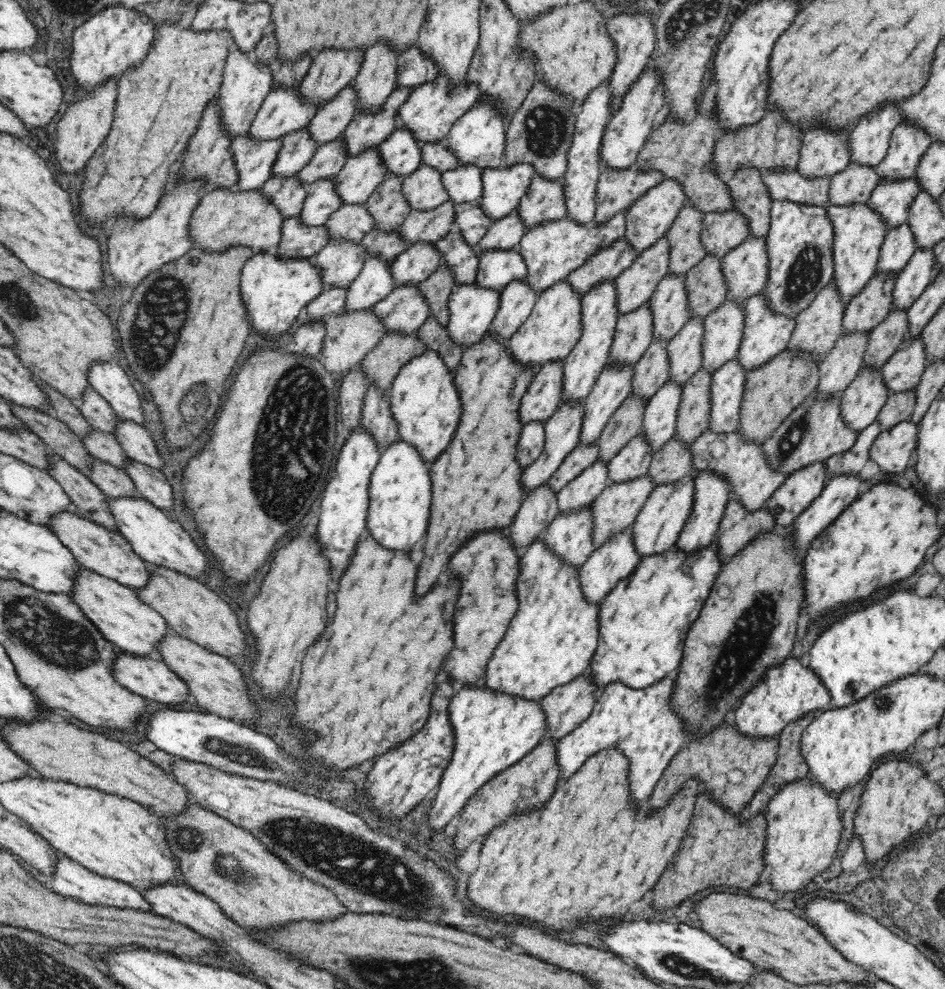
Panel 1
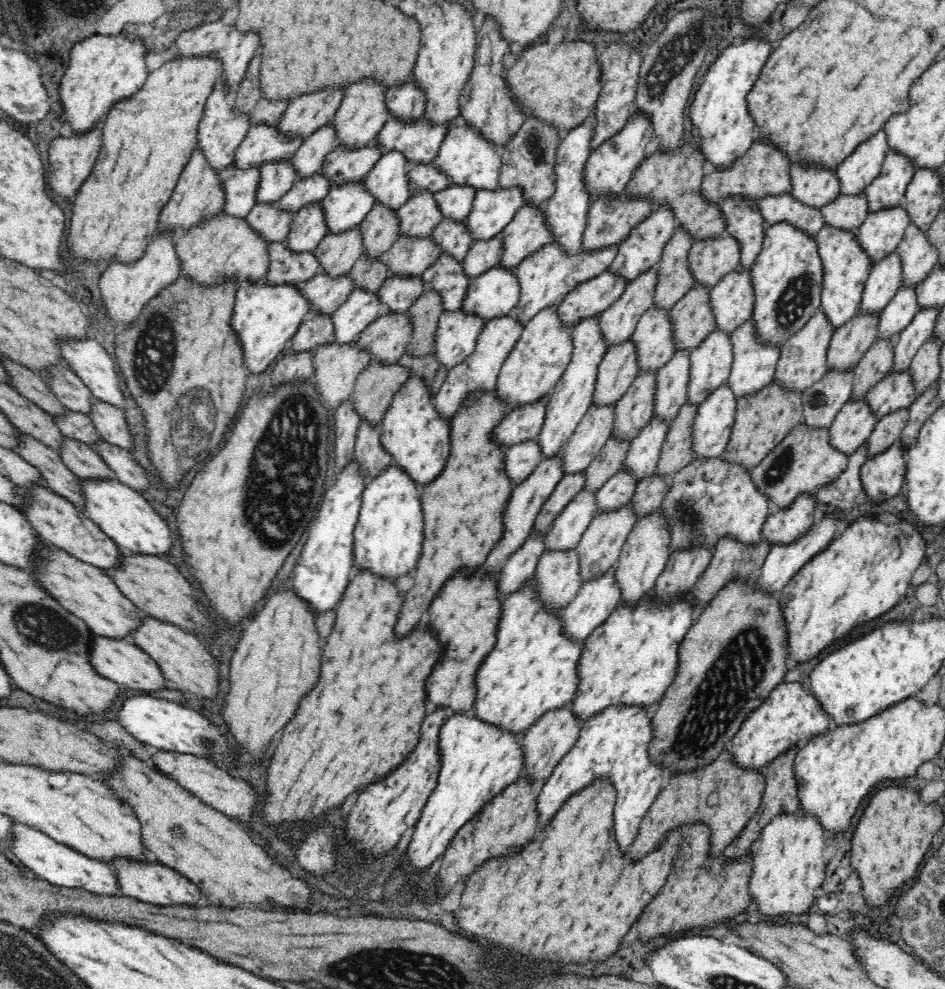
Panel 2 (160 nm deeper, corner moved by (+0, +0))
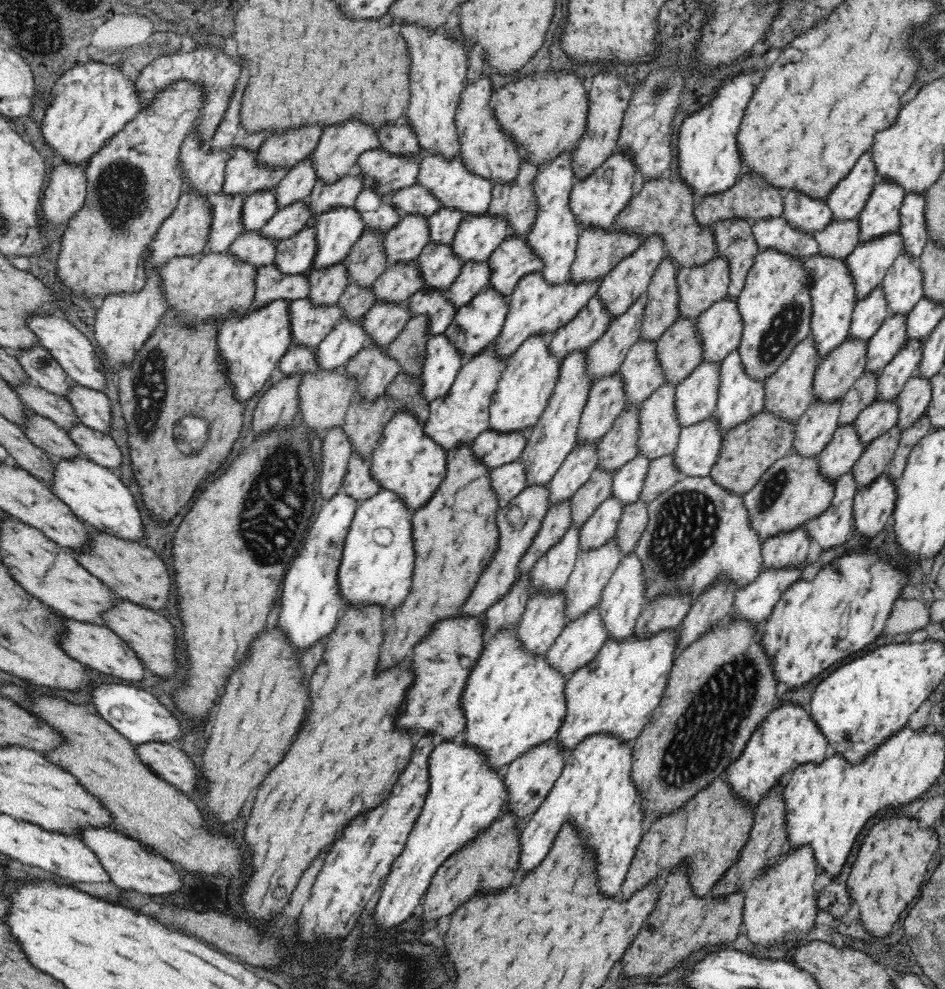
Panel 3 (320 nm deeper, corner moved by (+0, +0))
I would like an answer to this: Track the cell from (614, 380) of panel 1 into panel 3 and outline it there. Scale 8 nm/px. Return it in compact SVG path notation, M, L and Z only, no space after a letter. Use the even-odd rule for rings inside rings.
M596 445L572 449L548 484L548 506L570 501L596 469Z

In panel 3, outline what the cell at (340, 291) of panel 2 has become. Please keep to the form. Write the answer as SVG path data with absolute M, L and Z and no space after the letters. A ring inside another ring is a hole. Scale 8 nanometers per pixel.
M308 298L289 303L288 316L291 346L314 350L344 318L337 305L314 307Z

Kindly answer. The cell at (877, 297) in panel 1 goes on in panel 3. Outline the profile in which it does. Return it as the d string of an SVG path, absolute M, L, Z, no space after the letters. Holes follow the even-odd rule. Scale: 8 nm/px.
M847 338L820 361L812 382L812 402L840 402L865 372L866 350L866 341Z

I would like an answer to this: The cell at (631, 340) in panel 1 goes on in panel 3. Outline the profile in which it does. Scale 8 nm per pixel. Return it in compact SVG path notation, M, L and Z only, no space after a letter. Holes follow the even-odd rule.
M620 373L596 381L589 390L586 406L574 442L574 449L596 445L612 428L615 418L625 409L626 395Z

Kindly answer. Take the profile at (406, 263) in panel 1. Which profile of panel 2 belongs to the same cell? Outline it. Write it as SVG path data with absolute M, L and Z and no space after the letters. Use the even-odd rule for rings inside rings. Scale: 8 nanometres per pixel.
M388 277L376 293L390 315L404 314L426 290L421 277Z

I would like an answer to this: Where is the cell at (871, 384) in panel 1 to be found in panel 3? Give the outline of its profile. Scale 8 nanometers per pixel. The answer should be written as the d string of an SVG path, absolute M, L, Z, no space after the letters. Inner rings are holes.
M853 424L837 427L832 440L816 457L820 475L834 485L843 474L851 472L862 450L862 441Z

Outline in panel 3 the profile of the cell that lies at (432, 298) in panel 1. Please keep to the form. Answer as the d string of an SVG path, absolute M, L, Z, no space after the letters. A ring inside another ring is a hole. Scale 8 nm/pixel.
M416 315L416 318L405 325L404 330L387 346L385 352L390 359L398 362L400 373L408 377L420 377L424 348L428 340L426 328L429 320L426 315Z

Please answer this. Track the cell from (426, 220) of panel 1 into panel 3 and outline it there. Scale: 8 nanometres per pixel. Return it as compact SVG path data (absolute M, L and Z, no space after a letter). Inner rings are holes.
M416 262L389 266L372 286L374 302L405 304L413 294L422 290L423 284Z

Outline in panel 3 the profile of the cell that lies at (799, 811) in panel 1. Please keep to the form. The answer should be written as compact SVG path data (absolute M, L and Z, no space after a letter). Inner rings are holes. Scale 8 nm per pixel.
M800 847L791 853L784 851L777 865L754 879L743 893L742 924L750 943L768 951L778 944L802 940L814 926L817 913L814 890L818 877L814 853L810 847Z

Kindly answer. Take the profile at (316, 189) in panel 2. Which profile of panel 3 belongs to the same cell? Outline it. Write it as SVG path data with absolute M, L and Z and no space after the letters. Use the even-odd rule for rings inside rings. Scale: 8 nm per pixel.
M298 201L278 209L276 214L258 230L258 233L276 245L282 239L297 235L300 230L306 227L306 220L310 216L312 213L308 211L308 205L304 201Z

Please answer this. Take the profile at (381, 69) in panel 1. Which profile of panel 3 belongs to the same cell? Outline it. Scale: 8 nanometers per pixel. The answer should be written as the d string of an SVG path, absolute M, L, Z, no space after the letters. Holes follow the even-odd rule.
M358 120L358 122L344 122L342 126L334 126L334 128L326 128L318 146L310 155L310 163L314 169L317 181L332 186L338 180L346 178L355 171L354 167L359 156L367 150L379 148L380 141L376 131L366 125L366 122Z

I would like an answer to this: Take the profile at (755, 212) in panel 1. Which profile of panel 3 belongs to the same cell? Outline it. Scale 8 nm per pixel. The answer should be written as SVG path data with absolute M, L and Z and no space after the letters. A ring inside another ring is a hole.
M730 219L717 222L712 228L716 243L715 256L722 257L730 269L726 297L734 301L742 292L748 271L759 253L751 225L744 219Z

